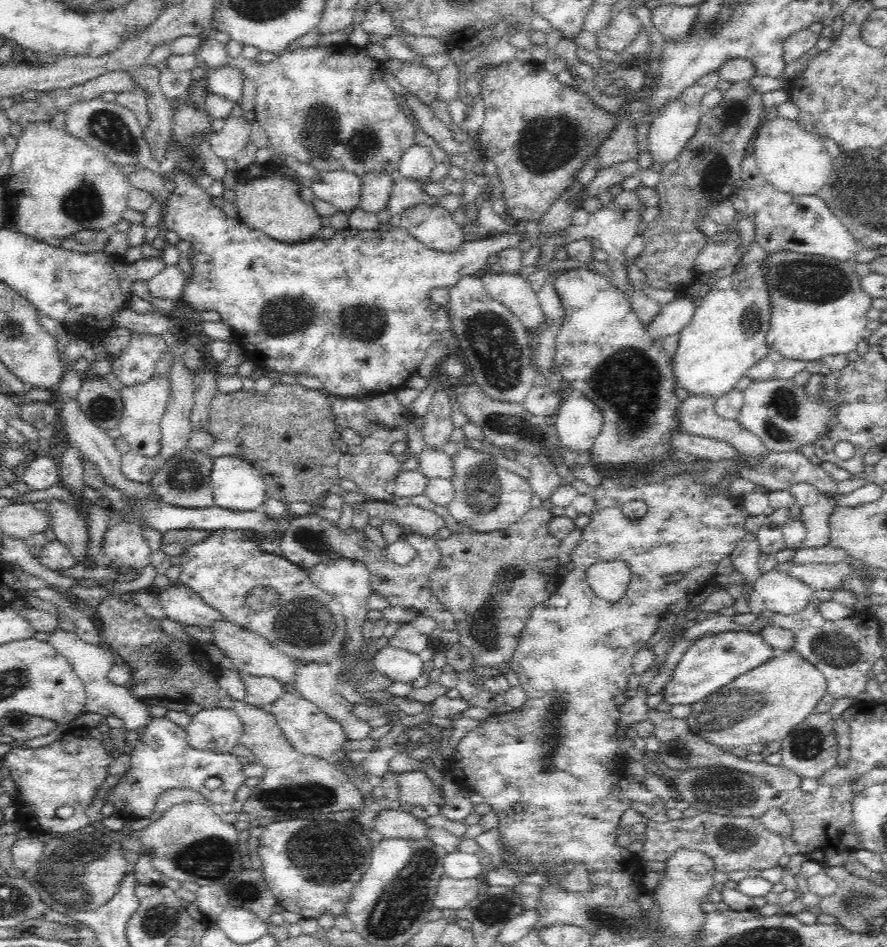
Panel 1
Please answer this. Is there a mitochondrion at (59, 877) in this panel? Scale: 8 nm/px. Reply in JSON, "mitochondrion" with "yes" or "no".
{"mitochondrion":"yes"}

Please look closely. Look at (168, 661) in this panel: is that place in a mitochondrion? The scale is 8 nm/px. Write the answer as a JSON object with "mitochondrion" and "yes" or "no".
{"mitochondrion":"yes"}

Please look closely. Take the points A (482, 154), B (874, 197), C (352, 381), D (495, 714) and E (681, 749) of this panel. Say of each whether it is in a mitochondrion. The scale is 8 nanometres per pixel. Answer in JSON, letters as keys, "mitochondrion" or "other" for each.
{"A":"other","B":"mitochondrion","C":"other","D":"other","E":"mitochondrion"}

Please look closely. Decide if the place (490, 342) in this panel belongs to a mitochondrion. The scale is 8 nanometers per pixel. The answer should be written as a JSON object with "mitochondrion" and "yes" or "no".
{"mitochondrion":"yes"}

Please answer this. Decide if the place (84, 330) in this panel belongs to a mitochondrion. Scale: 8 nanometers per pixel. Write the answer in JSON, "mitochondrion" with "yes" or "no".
{"mitochondrion":"no"}

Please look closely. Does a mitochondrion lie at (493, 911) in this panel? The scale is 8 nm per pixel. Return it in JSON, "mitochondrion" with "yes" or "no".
{"mitochondrion":"yes"}

